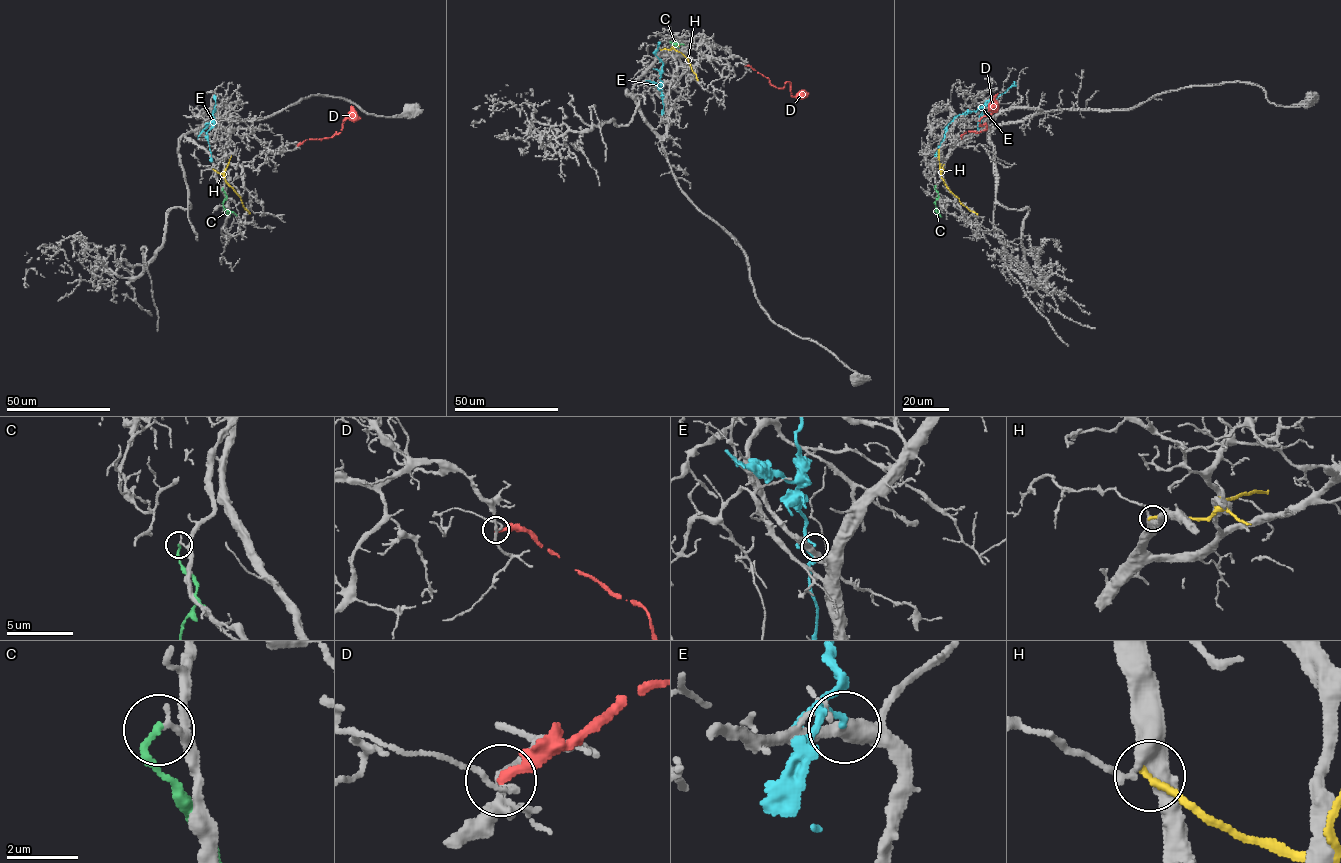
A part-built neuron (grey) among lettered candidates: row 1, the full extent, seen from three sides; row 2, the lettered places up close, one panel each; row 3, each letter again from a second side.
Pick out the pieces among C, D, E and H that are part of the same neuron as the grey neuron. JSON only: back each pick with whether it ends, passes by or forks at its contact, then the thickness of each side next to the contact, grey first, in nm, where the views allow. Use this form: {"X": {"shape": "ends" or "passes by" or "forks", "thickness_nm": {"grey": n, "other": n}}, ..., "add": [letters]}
{"add": []}

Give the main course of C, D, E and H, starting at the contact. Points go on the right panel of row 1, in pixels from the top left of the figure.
C: (935, 186), (938, 216)
D: (961, 138), (965, 132), (985, 129), (986, 125), (979, 125), (979, 120), (993, 112), (996, 109), (992, 107)
E: (995, 100), (991, 99), (976, 111), (959, 114), (949, 124), (935, 156)
H: (943, 165), (942, 178), (946, 187), (977, 214)

